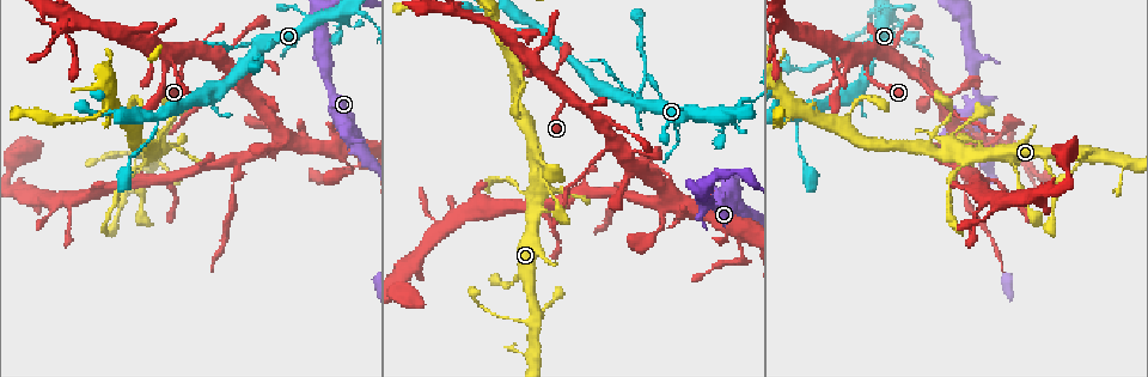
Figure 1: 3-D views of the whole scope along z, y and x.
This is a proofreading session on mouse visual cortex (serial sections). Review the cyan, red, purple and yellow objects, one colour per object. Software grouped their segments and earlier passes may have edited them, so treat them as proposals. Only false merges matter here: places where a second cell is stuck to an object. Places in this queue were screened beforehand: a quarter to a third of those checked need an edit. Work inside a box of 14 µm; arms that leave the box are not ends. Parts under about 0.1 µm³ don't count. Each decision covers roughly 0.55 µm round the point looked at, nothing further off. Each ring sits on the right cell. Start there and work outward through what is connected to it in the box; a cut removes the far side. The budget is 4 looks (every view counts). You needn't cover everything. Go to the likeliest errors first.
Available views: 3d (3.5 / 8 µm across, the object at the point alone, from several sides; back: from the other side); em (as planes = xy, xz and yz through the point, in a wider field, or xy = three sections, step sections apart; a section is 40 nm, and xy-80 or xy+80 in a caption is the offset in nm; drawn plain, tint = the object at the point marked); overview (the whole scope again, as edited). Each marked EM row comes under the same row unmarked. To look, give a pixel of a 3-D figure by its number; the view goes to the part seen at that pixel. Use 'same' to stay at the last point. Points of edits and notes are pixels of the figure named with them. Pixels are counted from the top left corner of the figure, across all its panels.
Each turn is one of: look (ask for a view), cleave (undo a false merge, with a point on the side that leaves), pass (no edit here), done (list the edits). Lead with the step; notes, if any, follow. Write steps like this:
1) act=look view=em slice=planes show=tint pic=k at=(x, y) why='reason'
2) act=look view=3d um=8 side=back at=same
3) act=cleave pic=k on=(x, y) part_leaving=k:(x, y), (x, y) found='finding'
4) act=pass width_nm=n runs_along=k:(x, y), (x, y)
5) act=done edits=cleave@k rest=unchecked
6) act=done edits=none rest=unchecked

act=look view=3d um=8 side=back pic=1 at=(70, 16) why='four-way junction'

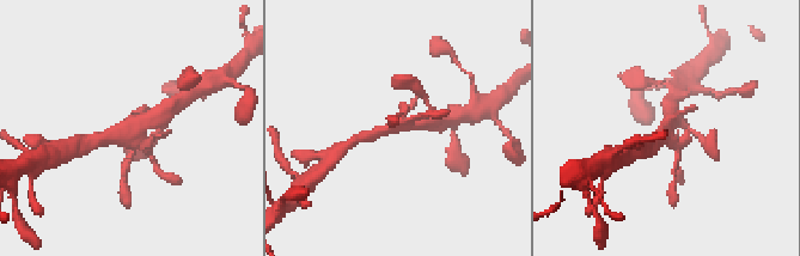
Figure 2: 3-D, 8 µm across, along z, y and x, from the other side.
act=look view=3d um=3.5 pic=2 at=(131, 129)

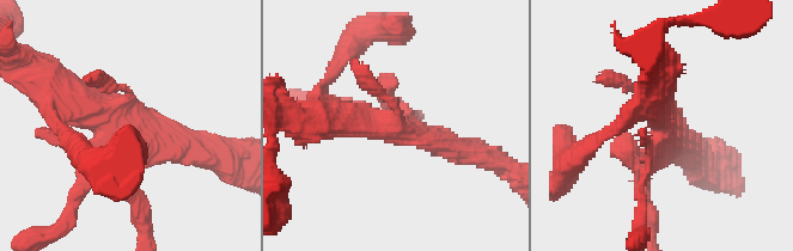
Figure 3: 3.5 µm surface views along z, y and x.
act=pass runs_along=3:(195, 150), (104, 84) found='continuous, no second cell'

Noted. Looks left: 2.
act=look view=3d um=8 pic=1 at=(957, 151) why='sharp bend'

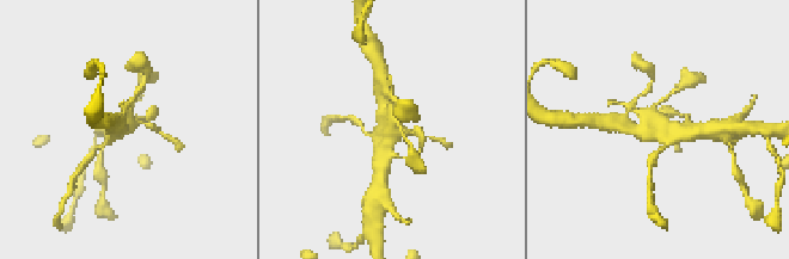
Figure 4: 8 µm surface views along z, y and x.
act=look view=em slice=xy step=3 show=tint pic=4 at=(391, 125) why='need the tissue'

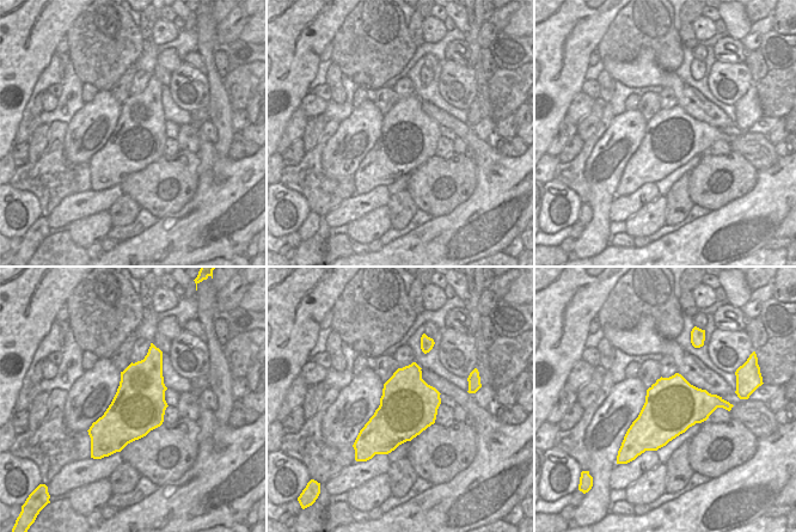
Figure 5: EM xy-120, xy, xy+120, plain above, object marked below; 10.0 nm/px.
act=pass runs_along=4:(380, 159), (389, 141), (387, 93) found='all the same cell'

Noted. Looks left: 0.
act=done edits=none rest=unchecked

